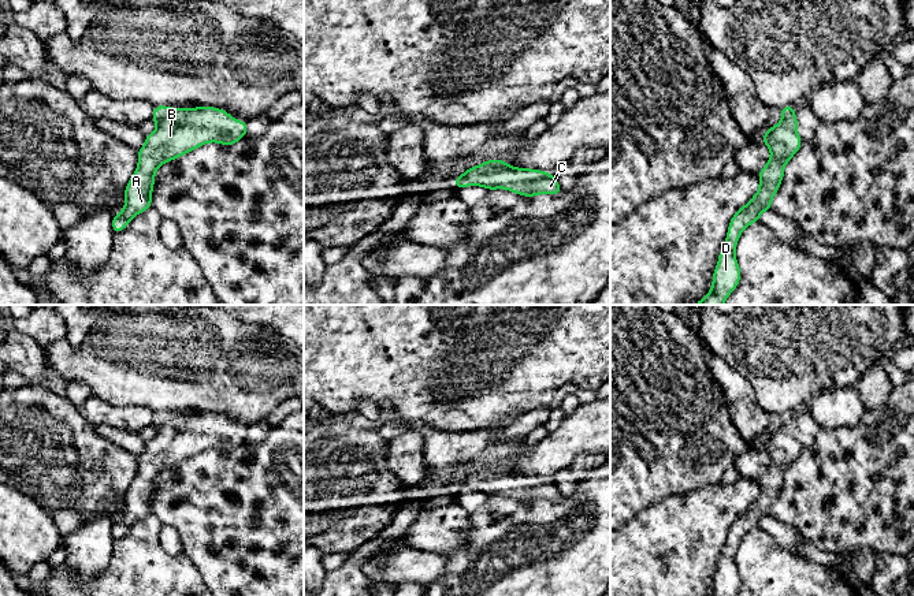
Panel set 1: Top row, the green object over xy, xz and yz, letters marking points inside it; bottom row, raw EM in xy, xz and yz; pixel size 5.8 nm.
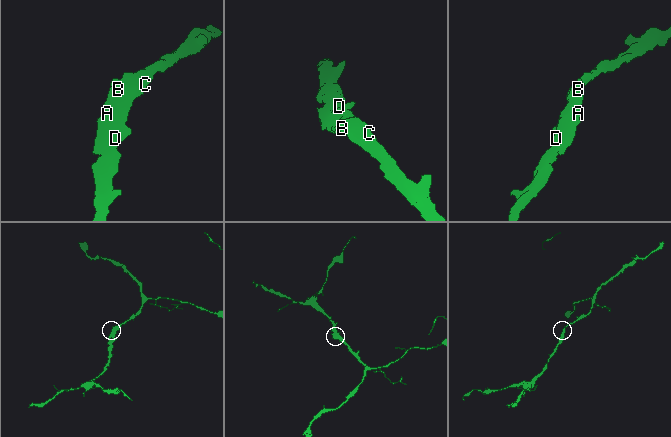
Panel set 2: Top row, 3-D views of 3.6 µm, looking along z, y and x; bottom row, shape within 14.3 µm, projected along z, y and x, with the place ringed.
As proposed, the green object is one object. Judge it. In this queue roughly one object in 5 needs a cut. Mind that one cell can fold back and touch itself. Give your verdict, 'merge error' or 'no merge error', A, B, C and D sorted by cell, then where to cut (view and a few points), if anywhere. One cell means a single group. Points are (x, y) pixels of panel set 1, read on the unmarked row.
no merge error; A B C D; no cut

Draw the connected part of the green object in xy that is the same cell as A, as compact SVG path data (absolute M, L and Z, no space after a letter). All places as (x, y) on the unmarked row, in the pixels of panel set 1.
M159 411L152 426L157 429L138 457L138 473L125 496L125 514L112 524L114 539L120 539L138 519L152 514L152 495L156 476L172 465L208 450L234 451L246 443L248 431L213 413L190 416Z

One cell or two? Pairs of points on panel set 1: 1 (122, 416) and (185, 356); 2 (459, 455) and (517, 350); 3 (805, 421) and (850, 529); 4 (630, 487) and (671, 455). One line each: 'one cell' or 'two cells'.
1: two cells
2: two cells
3: two cells
4: one cell

